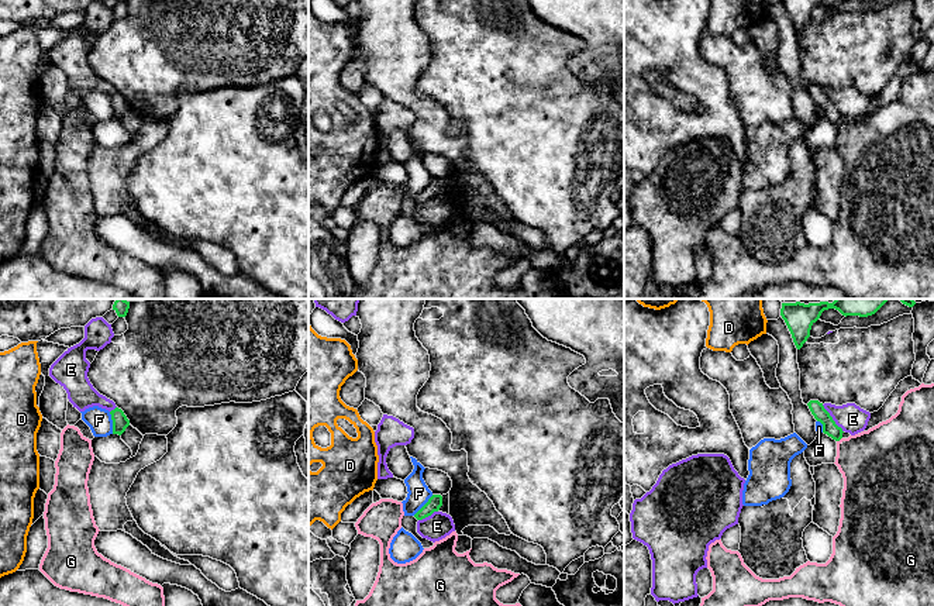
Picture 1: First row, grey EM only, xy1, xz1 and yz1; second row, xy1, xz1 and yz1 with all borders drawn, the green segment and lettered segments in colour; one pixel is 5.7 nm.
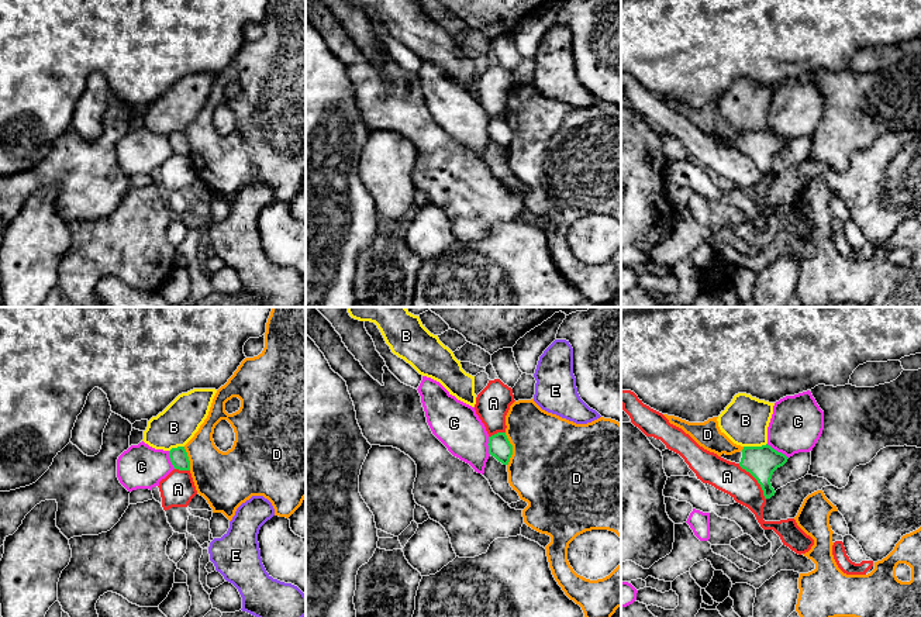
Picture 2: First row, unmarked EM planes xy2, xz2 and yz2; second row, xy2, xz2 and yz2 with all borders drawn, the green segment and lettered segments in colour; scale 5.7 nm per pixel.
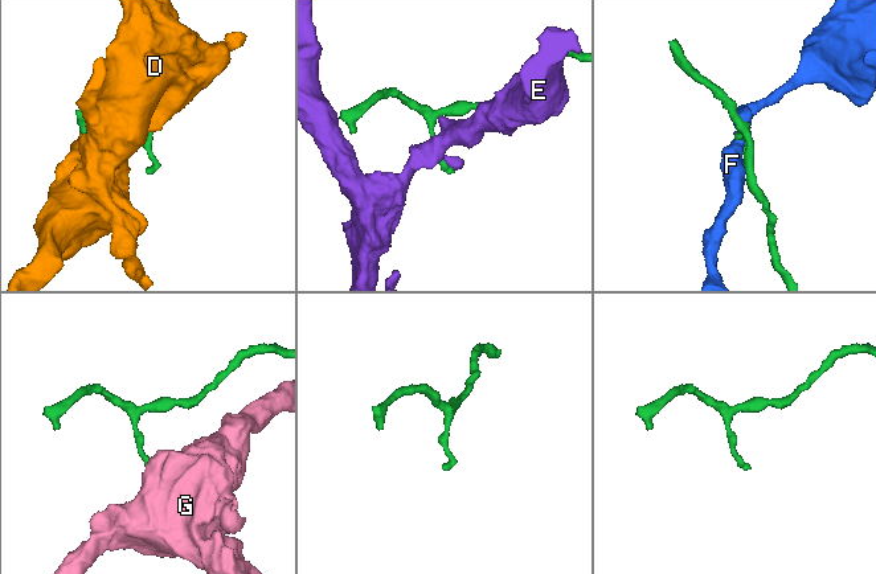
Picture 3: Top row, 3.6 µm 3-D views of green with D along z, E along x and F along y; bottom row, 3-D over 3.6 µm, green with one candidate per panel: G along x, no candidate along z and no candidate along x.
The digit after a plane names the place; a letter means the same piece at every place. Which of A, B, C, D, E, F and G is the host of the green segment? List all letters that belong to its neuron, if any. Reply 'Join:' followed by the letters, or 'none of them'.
Join: none of them

